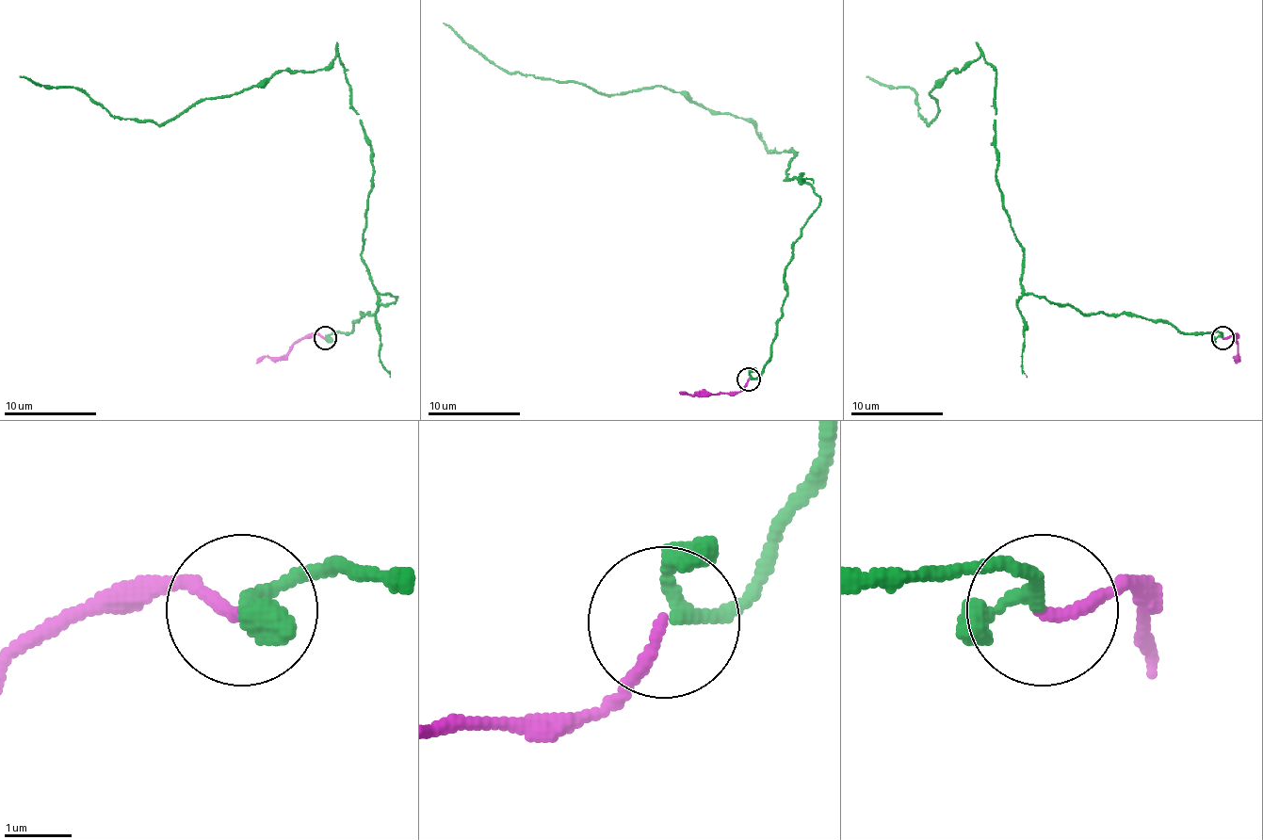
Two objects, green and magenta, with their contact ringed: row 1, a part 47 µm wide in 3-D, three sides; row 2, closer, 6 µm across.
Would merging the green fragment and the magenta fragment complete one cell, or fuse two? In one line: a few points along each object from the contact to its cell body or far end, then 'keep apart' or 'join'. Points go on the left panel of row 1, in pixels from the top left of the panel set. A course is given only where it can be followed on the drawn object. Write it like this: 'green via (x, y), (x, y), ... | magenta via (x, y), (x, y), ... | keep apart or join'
green via (327, 337), (396, 300), (362, 256), (371, 141), (338, 56), (156, 125), (20, 76) | magenta via (325, 337), (306, 334), (283, 355), (260, 358), (255, 363) | join

